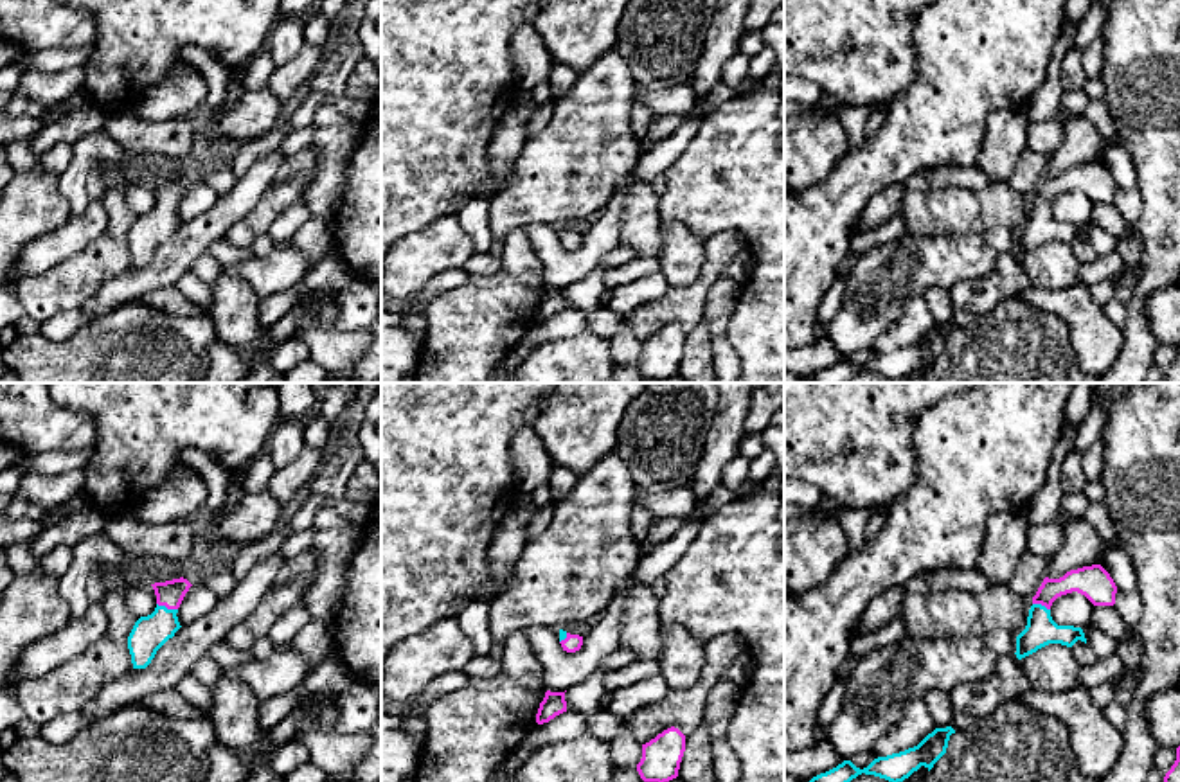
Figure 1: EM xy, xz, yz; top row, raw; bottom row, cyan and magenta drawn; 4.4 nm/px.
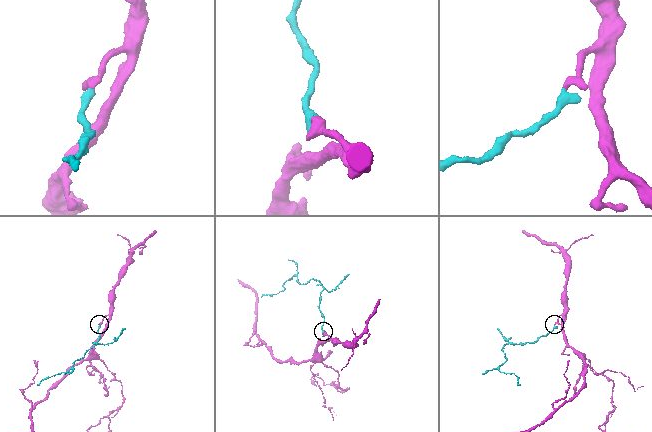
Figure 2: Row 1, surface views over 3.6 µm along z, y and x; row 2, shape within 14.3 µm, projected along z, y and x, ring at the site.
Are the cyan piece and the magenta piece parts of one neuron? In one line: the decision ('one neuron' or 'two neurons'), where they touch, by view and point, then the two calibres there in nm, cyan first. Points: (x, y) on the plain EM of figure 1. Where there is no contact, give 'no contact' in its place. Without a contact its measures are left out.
one neuron; contact xy (166, 205); calibres 160 and 120 nm

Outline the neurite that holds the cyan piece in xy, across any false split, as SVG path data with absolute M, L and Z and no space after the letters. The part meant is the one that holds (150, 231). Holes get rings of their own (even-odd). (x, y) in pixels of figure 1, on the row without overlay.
M180 174L151 183L156 192L156 205L151 212L140 214L128 234L133 266L146 266L156 248L182 225L176 210L192 182Z

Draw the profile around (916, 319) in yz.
M925 295L910 297L896 324L889 325L874 342L874 352L887 354L917 343L935 327L935 320Z

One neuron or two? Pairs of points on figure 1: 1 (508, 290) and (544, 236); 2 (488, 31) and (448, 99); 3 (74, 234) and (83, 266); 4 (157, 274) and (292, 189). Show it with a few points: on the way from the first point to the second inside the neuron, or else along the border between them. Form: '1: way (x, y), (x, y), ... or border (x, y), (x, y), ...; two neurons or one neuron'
1: border (522, 229), (542, 263), (547, 286); two neurons
2: way (472, 47), (448, 71), (448, 83); one neuron
3: border (108, 220), (108, 227), (99, 236), (44, 274); two neurons
4: border (258, 202), (223, 236); two neurons

